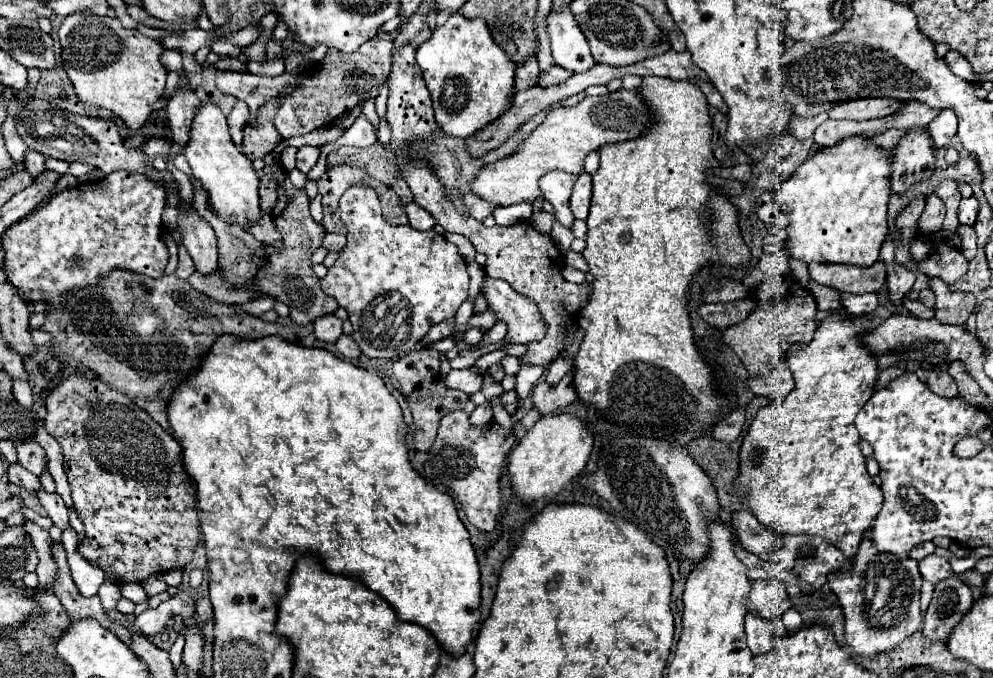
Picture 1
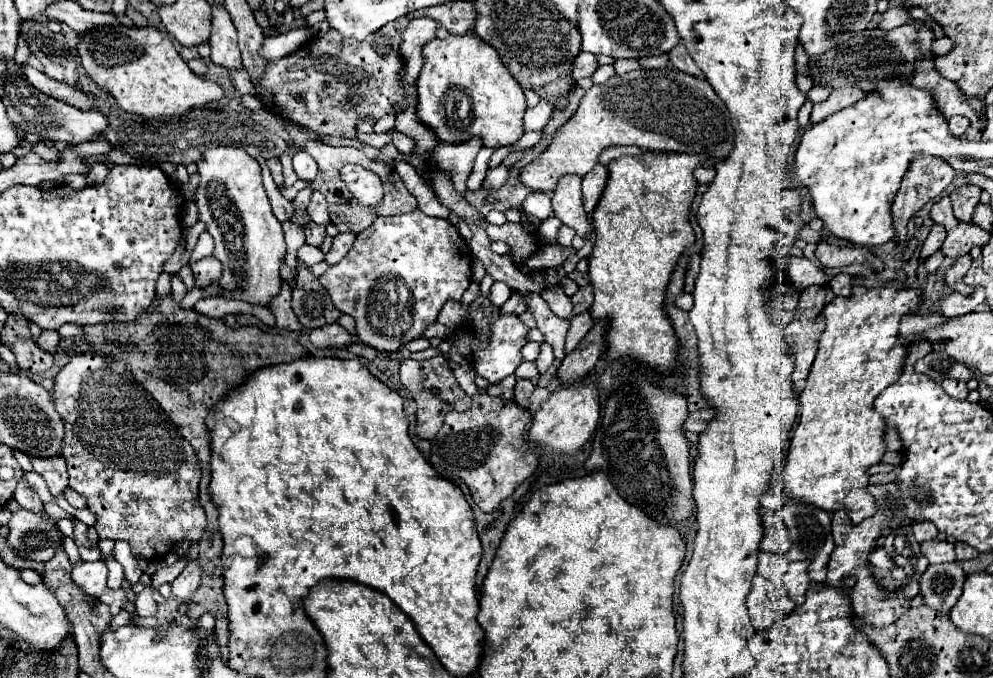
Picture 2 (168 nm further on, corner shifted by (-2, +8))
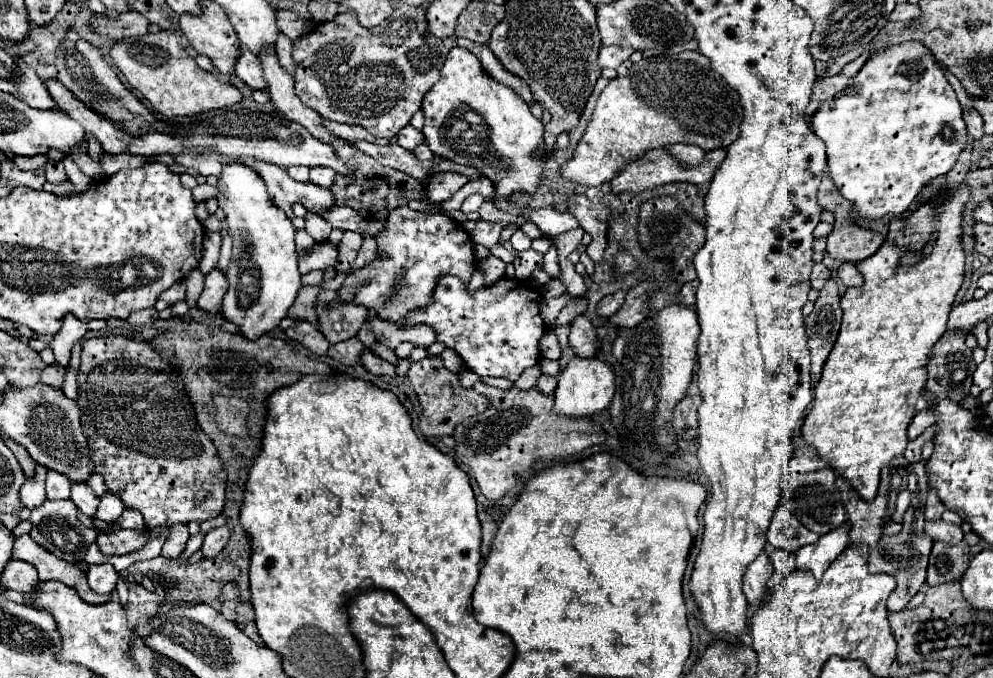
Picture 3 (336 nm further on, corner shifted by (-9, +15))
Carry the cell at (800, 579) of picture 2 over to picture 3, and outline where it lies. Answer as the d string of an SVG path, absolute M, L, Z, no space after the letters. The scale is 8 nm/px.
M846 521L842 527L822 535L816 543L804 545L798 551L798 567L810 571L816 579L822 579L830 563L848 547L848 529L850 523Z

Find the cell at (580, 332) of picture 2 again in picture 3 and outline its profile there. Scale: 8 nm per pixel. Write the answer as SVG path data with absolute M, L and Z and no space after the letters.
M618 289L616 293L606 295L606 297L600 301L600 305L598 305L598 315L602 315L602 317L612 317L612 315L622 307L626 293L628 293L626 289Z

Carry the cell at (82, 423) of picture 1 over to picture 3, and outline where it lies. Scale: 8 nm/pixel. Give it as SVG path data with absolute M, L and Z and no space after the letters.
M104 335L88 339L82 347L82 361L78 369L82 411L82 427L90 437L92 461L96 473L104 477L110 493L118 495L128 509L138 509L144 515L146 527L190 523L214 519L224 509L226 471L210 437L202 433L186 387L176 377L176 365L162 359L158 351L146 341L134 341L122 335Z

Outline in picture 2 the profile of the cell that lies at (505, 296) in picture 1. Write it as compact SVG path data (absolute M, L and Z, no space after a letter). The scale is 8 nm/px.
M527 292L525 294L525 304L527 304L527 310L533 314L533 318L537 322L537 328L545 336L545 342L551 344L551 348L555 352L555 358L563 360L565 358L563 344L565 344L565 334L569 330L569 322L557 318L551 312L551 308L547 306L547 302L541 298L541 294L537 294L537 292Z

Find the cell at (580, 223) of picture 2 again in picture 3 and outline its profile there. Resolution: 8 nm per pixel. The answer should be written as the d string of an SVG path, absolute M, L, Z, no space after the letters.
M574 195L568 201L568 211L578 219L580 227L592 235L592 243L586 247L590 259L602 261L604 249L608 247L608 219L610 209L602 203L592 203L584 195Z

